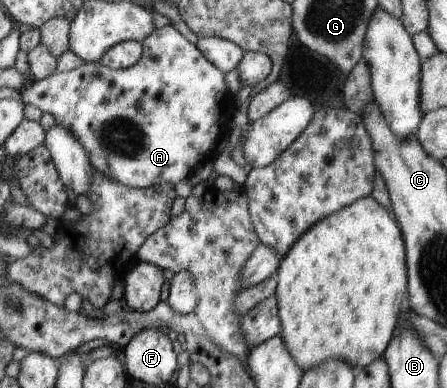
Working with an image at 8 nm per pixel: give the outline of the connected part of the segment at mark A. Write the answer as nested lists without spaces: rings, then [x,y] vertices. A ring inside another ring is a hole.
[[[168,24],[164,27],[154,29],[142,41],[142,58],[134,66],[127,67],[127,69],[111,69],[110,67],[105,67],[100,62],[84,62],[83,65],[73,70],[60,73],[55,72],[49,77],[34,81],[33,85],[27,84],[25,89],[21,89],[19,93],[25,104],[31,103],[35,107],[39,107],[43,114],[51,114],[55,119],[55,123],[61,123],[61,125],[65,125],[71,131],[79,139],[79,143],[82,143],[83,147],[86,147],[87,155],[90,155],[91,163],[97,171],[108,173],[123,185],[145,189],[146,187],[158,186],[160,183],[177,183],[177,181],[189,177],[191,169],[197,167],[211,153],[211,149],[215,147],[217,139],[223,133],[225,123],[233,117],[233,113],[237,110],[235,94],[229,91],[227,85],[225,85],[225,74],[223,71],[219,71],[219,68],[215,67],[215,64],[211,63],[211,60],[208,60],[196,45],[191,45],[179,33],[176,27]]]

